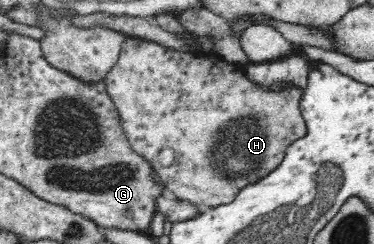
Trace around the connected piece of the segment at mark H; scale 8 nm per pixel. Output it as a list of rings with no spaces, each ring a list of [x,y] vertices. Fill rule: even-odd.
[[[128,37],[124,41],[124,44],[122,44],[116,64],[105,76],[104,81],[106,83],[106,91],[108,91],[110,99],[114,101],[116,109],[120,113],[122,130],[126,133],[128,142],[134,149],[134,152],[152,163],[156,176],[164,184],[168,195],[178,200],[189,200],[189,202],[199,205],[202,208],[214,208],[214,206],[232,202],[236,198],[236,194],[243,188],[246,188],[248,184],[258,182],[266,174],[270,174],[272,170],[278,168],[278,164],[286,156],[286,148],[290,146],[290,142],[296,142],[298,138],[304,138],[306,136],[306,123],[300,110],[300,100],[302,100],[302,94],[304,94],[304,88],[286,85],[279,91],[272,91],[272,88],[261,87],[246,76],[245,70],[239,64],[229,63],[215,53],[187,53],[186,51],[168,49],[157,42],[141,39],[140,37]]]

